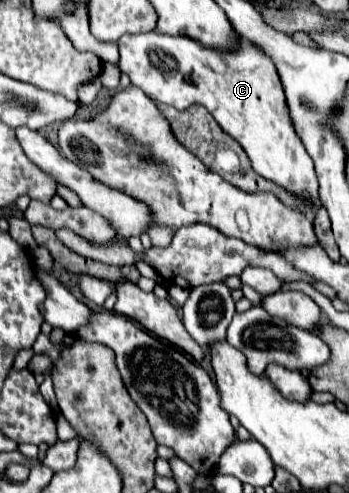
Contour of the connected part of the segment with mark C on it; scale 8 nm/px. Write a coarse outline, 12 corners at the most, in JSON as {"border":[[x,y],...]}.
{"border":[[123,35],[149,99],[203,105],[253,171],[321,207],[277,67],[255,43]]}

